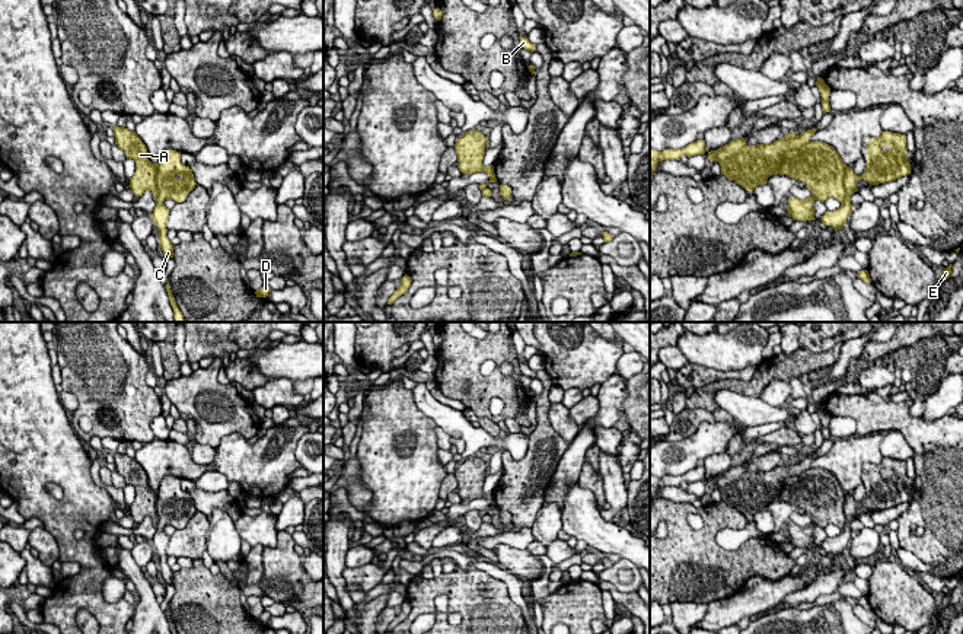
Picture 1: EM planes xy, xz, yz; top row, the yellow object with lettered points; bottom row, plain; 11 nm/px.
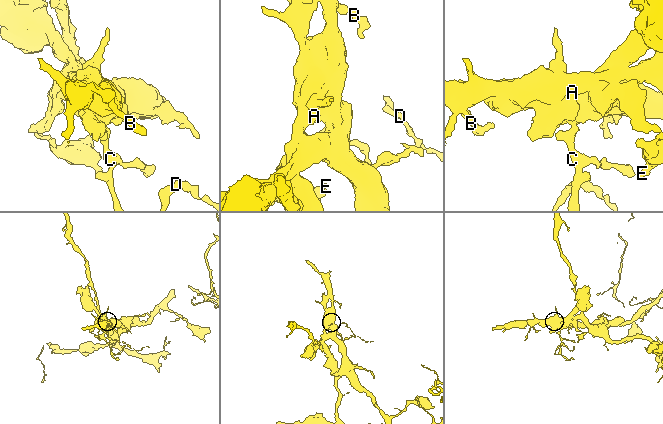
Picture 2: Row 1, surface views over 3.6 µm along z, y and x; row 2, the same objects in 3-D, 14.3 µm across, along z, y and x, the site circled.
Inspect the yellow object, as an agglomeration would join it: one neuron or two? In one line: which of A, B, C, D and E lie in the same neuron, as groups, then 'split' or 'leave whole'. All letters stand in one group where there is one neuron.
A E / B C D | split

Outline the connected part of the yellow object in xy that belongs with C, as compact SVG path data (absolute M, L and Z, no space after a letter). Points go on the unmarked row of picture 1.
M168 475L160 481L157 488L156 512L159 522L152 545L159 554L159 573L162 574L165 583L173 584L173 571L166 563L169 535L165 533L163 528L173 526L175 529L182 529L197 512L189 493L185 493L181 488L181 478Z

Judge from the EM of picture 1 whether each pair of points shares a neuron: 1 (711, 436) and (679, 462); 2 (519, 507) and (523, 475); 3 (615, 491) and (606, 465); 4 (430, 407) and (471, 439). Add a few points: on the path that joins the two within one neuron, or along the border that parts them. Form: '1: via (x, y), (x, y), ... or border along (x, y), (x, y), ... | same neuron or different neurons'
1: via (704, 442), (686, 455) | same neuron
2: via (519, 500), (523, 483) | same neuron
3: via (614, 486), (611, 471) | same neuron
4: via (440, 413), (462, 429) | same neuron

